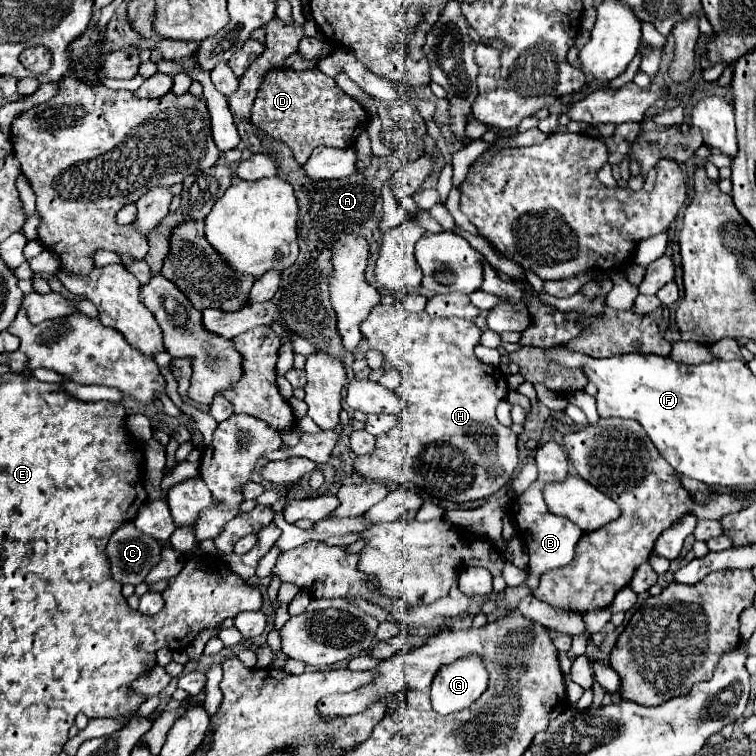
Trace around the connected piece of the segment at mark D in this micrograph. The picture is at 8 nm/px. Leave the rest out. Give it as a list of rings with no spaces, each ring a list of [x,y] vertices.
[[[319,67],[307,69],[307,71],[293,71],[293,69],[275,69],[265,75],[265,81],[259,87],[259,93],[253,103],[251,121],[255,127],[265,131],[271,137],[277,137],[289,145],[289,149],[295,153],[295,159],[299,163],[305,163],[315,147],[353,147],[359,133],[365,131],[367,123],[371,121],[371,115],[345,91],[341,91],[335,83],[335,79],[323,75]]]

